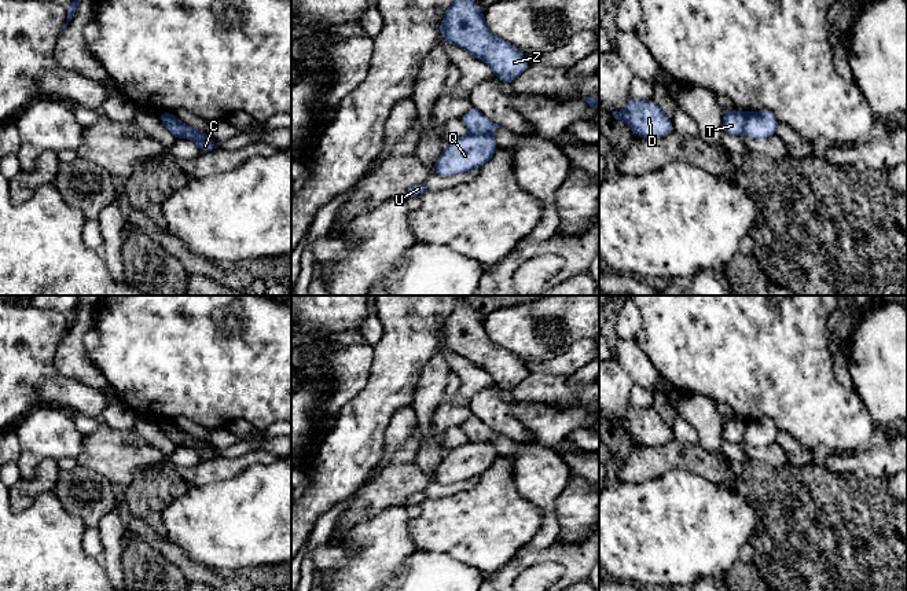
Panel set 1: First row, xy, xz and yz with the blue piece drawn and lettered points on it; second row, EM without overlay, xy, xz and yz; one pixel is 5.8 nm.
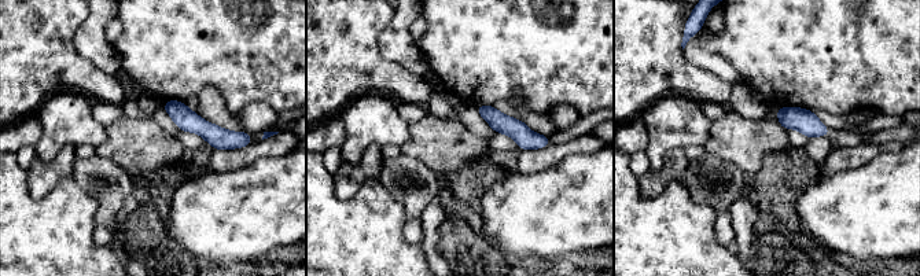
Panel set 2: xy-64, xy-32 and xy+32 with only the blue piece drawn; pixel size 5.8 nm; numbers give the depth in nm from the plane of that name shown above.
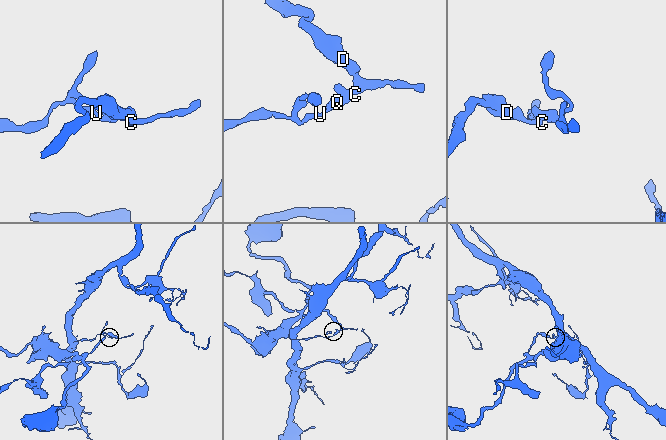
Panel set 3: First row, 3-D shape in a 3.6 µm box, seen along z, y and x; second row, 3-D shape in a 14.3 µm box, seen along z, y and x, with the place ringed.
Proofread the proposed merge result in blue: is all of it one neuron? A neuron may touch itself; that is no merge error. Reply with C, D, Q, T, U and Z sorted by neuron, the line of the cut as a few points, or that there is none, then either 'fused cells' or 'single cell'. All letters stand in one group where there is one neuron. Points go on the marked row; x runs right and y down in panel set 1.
C D T Z / Q U; cut in yz along (746, 113), (742, 134); fused cells

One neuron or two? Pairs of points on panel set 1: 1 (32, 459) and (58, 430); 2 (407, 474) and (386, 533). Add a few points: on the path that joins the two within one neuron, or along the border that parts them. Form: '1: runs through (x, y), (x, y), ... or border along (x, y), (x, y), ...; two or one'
1: runs through (36, 452), (51, 437); one
2: border along (403, 505), (386, 507), (367, 521); two

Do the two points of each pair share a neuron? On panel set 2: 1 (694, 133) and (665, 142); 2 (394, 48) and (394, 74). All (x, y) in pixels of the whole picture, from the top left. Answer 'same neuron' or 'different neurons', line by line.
1: same neuron
2: different neurons

